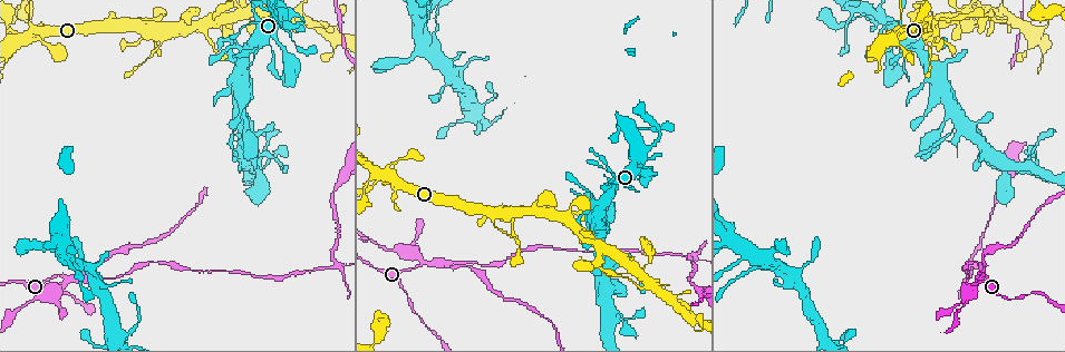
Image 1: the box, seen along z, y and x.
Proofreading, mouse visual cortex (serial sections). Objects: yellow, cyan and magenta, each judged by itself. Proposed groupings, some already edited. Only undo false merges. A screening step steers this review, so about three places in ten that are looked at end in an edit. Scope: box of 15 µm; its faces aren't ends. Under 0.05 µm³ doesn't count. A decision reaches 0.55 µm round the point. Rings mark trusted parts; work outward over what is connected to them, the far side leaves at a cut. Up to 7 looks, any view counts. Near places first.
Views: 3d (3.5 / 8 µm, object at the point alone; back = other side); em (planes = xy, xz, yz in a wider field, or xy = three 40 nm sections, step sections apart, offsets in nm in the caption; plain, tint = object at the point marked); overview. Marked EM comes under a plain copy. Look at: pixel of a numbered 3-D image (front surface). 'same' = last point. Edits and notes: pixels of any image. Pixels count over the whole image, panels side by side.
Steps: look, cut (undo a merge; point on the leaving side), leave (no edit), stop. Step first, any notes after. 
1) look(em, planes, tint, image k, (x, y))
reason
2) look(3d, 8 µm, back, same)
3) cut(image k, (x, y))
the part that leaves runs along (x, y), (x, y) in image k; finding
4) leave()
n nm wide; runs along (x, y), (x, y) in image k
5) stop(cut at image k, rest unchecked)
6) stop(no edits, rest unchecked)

look(3d, 3.5 µm, image 1, (851, 16))
small branch off a trunk

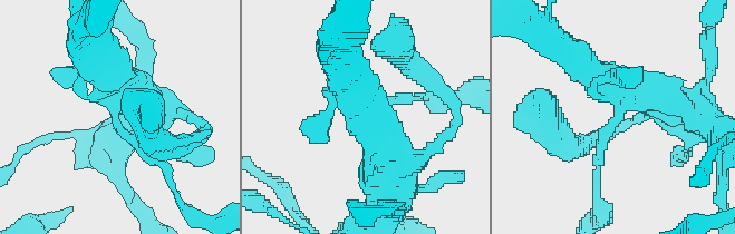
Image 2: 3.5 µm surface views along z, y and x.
look(em, xy, step 2, tint, image 2, (613, 122))
3 arms; arms of 150, 450, 500 nm

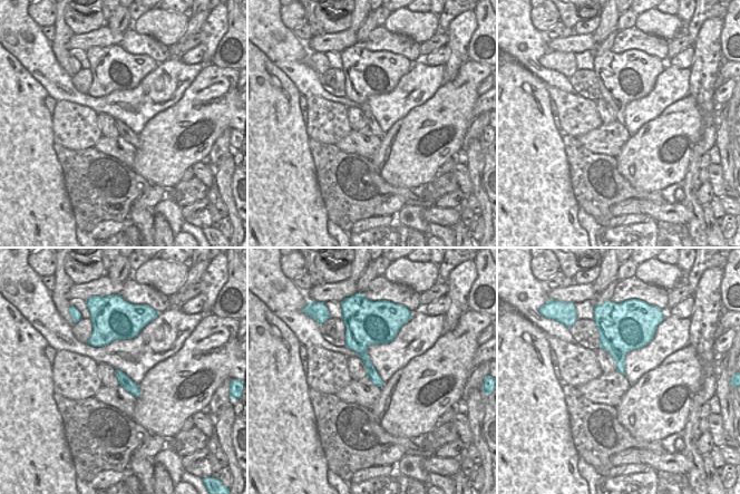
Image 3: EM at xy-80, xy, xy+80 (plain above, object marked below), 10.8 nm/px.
leave()
runs along (663, 99), (628, 96), (597, 172) in image 2; continuous, no second cell

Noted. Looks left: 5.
look(3d, 8 µm, image 1, (67, 278))
side arm on a straight run

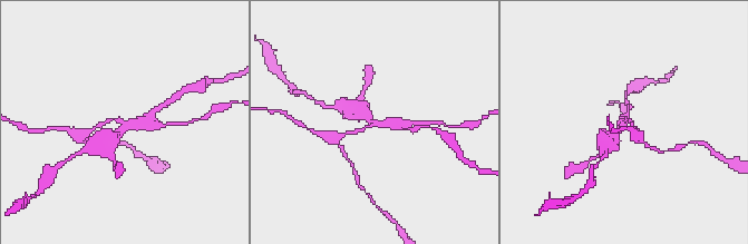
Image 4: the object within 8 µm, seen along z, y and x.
look(3d, 3.5 µm, image 4, (124, 120))
zoom in

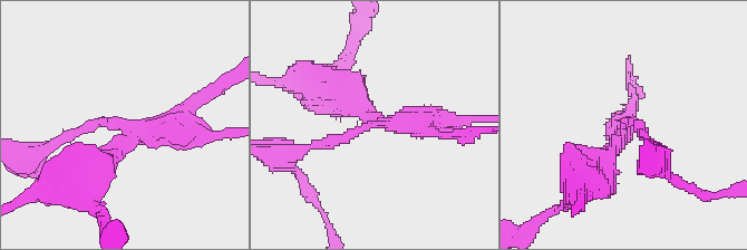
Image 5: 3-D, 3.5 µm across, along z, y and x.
look(em, xy, step 2, tint, image 5, (378, 123))
3 arms; arms of 150, 350, 400 nm; now the EM

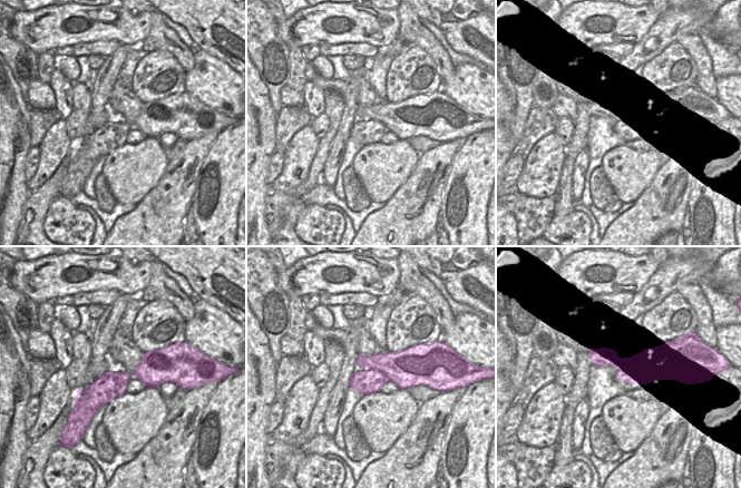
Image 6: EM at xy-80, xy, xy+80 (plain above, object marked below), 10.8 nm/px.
cut(image 5, (342, 102))
two cells meet here

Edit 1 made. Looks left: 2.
look(3d, 3.5 µm, image 1, (336, 265))
sharp bend

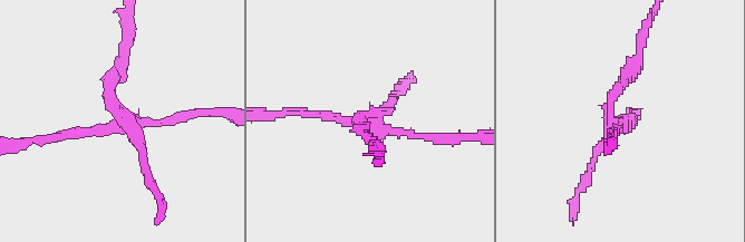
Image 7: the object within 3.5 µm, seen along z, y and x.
cut(image 7, (143, 152))
the part that leaves runs along (124, 123), (110, 78), (127, 30) in image 7; a second cell is stuck on

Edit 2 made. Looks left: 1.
stop(cut at image 5, cut at image 7, rest unchecked)

